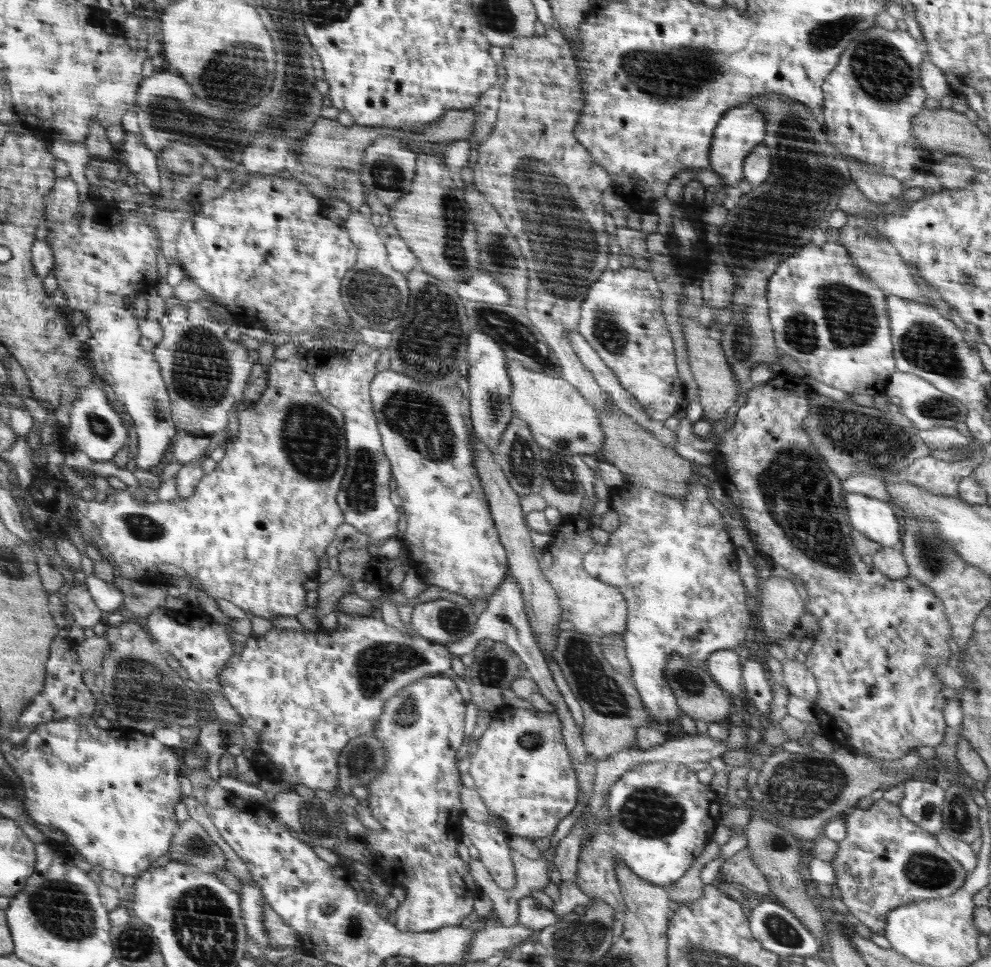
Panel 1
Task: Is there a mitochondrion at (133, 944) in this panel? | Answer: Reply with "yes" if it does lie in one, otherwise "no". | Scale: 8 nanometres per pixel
yes

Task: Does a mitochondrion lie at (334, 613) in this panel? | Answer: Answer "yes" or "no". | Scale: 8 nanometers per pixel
no

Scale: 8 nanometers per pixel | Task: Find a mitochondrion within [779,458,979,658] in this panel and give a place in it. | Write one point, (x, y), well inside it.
(929, 553)

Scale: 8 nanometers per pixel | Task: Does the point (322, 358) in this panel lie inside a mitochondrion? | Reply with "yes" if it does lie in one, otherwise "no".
no

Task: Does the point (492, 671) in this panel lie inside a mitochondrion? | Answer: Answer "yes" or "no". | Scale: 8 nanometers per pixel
yes

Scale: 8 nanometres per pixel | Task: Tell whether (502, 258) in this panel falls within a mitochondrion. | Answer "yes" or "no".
yes

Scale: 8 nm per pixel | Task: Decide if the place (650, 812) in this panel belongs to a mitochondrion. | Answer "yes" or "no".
yes

